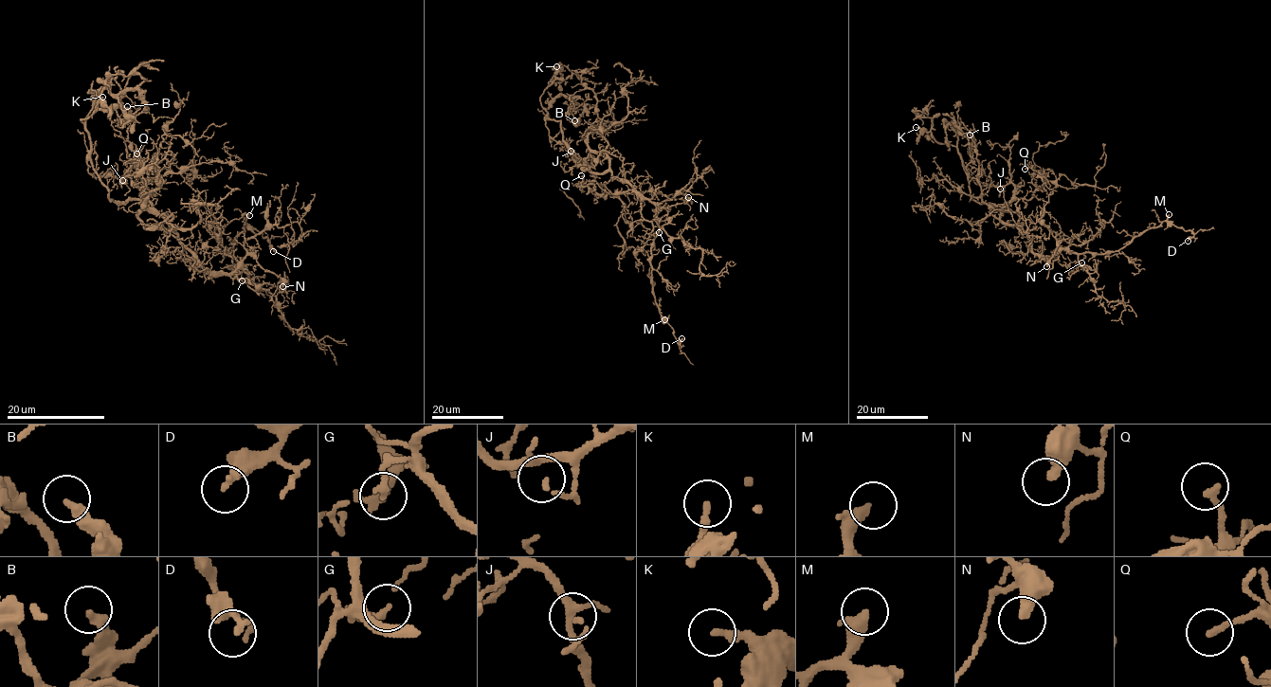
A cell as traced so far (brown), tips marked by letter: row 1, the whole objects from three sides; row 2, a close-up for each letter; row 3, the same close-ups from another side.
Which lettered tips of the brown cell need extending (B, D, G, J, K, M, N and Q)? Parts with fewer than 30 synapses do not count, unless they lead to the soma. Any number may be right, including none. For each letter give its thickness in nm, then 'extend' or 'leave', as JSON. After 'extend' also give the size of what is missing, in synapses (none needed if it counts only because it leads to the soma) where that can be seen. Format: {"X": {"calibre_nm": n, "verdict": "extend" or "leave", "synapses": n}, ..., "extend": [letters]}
{"B": {"calibre_nm": 280, "verdict": "leave"}, "D": {"calibre_nm": 240, "verdict": "leave"}, "G": {"calibre_nm": 200, "verdict": "leave"}, "J": {"calibre_nm": 110, "verdict": "leave"}, "K": {"calibre_nm": 260, "verdict": "leave"}, "M": {"calibre_nm": 240, "verdict": "extend", "synapses": 35}, "N": {"calibre_nm": 380, "verdict": "leave"}, "Q": {"calibre_nm": 200, "verdict": "leave"}, "extend": ["M"]}

